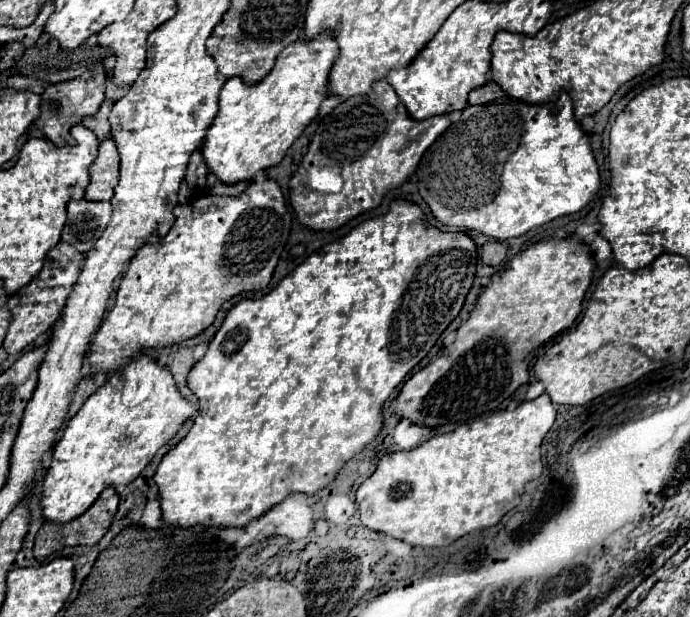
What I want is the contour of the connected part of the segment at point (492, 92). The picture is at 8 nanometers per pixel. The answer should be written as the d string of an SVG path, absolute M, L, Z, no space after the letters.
M487 81L485 85L475 87L475 89L469 93L469 103L471 103L471 105L475 105L475 103L489 103L489 101L499 99L499 97L503 97L503 95L505 95L505 91L501 89L499 83Z

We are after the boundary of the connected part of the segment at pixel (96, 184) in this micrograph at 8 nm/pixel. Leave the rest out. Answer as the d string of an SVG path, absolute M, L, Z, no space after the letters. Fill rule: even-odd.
M103 139L99 155L91 163L91 181L85 191L87 201L111 201L119 179L119 153L113 139Z

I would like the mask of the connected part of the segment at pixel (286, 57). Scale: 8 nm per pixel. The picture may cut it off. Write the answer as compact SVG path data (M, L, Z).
M323 31L313 39L297 39L285 47L285 51L281 51L281 55L275 59L273 69L259 83L249 85L239 77L227 79L219 95L219 111L203 141L203 157L209 171L213 171L225 183L237 183L243 179L253 179L257 171L277 165L287 149L295 143L295 139L305 131L305 127L315 121L321 103L329 97L329 73L337 55L339 47L333 39L333 33Z

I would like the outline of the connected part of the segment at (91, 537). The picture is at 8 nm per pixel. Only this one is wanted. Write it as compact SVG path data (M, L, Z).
M107 487L99 497L97 501L83 513L79 515L77 519L69 521L69 523L55 523L55 521L45 521L35 537L35 559L43 561L45 557L53 555L57 551L57 547L63 547L63 545L95 545L103 535L105 531L109 529L111 521L113 521L113 515L117 511L117 505L119 505L119 495L115 493L113 487Z

